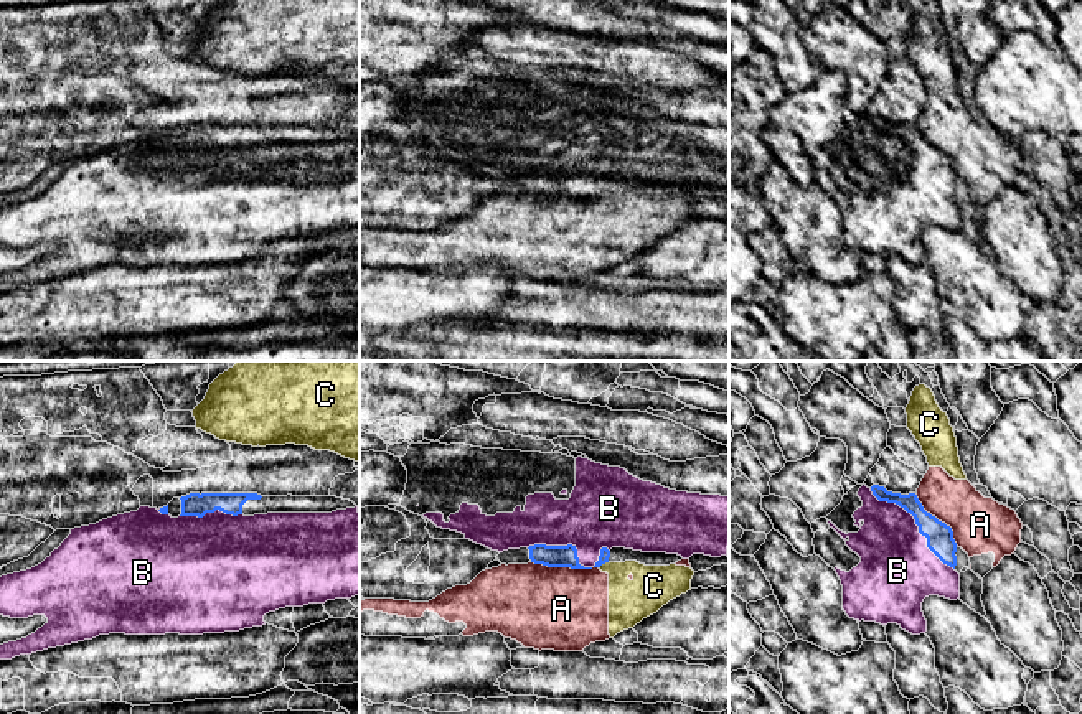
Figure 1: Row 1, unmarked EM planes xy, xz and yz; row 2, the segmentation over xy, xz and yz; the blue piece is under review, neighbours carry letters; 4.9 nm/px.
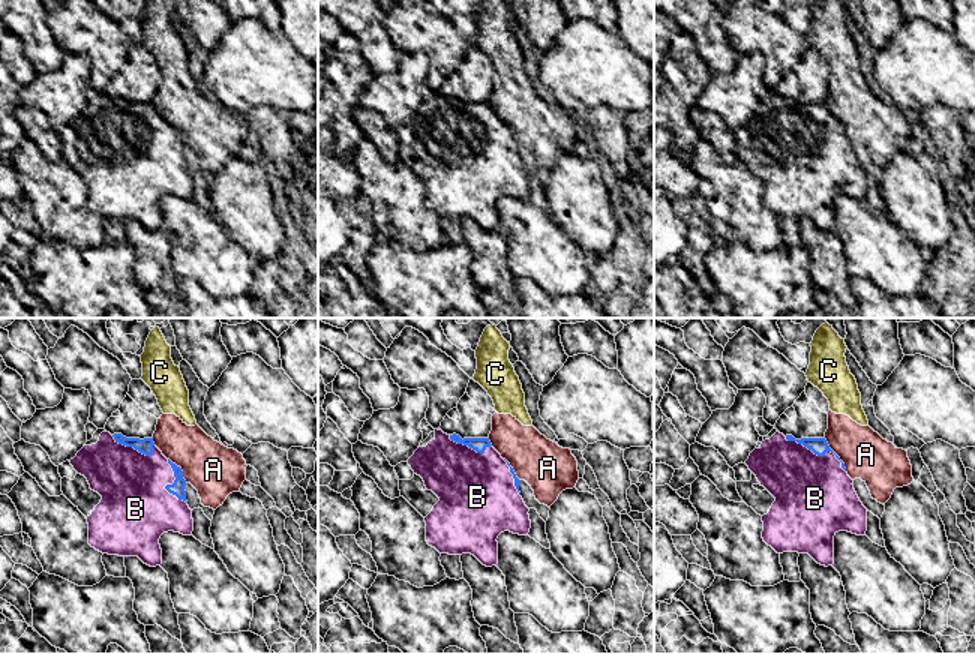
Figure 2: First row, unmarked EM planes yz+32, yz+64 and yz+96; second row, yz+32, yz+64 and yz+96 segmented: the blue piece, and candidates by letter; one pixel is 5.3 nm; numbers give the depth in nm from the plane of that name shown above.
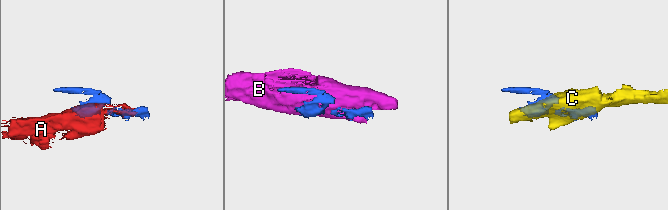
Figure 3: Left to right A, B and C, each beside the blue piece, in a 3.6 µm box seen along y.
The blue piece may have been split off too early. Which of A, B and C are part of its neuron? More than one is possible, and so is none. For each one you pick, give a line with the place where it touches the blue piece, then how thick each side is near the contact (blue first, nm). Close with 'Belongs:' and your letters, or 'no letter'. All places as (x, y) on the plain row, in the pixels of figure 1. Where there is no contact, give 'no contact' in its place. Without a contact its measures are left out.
B: contact yz (916, 154); calibres 130 and 380 nm
Belongs: B

